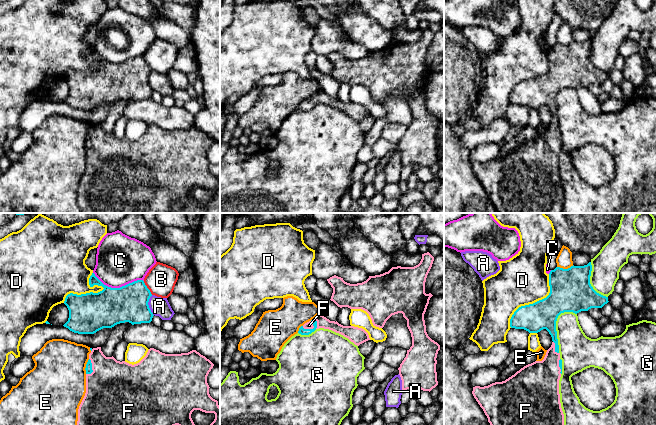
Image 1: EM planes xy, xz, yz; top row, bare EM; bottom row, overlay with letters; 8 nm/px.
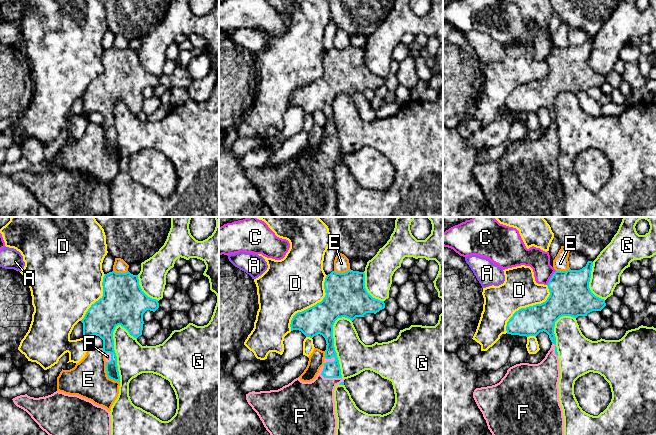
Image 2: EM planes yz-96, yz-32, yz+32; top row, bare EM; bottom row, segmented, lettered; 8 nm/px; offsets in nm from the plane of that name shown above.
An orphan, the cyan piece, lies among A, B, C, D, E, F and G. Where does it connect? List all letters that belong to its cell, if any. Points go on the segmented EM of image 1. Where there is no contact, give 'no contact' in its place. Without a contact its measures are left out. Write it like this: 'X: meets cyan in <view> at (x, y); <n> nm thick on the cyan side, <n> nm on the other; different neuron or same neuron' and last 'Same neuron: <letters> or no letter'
A: meets cyan in xy at (148, 305); 300 nm thick on the cyan side, 150 nm on the other; different neuron
B: meets cyan in xy at (147, 288); 300 nm thick on the cyan side, 240 nm on the other; different neuron
C: meets cyan in xy at (118, 288); 300 nm thick on the cyan side, 400 nm on the other; different neuron
D: meets cyan in xy at (82, 294); 320 nm thick on the cyan side, 380 nm on the other; different neuron
E: meets cyan in yz at (565, 269); 340 nm thick on the cyan side, 130 nm on the other; different neuron
F: meets cyan in xz at (313, 328); 60 nm thick on the cyan side, 60 nm on the other; same neuron
G: meets cyan in yz at (555, 327); 240 nm thick on the cyan side, 280 nm on the other; different neuron
Same neuron: F

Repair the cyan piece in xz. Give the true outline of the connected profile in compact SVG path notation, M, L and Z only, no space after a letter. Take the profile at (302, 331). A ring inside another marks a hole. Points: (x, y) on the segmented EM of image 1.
M320 313L314 319L301 326L298 333L301 335L309 335L319 328L329 329L339 333L357 346L370 340L368 333L364 329L354 326L343 326L337 321L330 321Z

